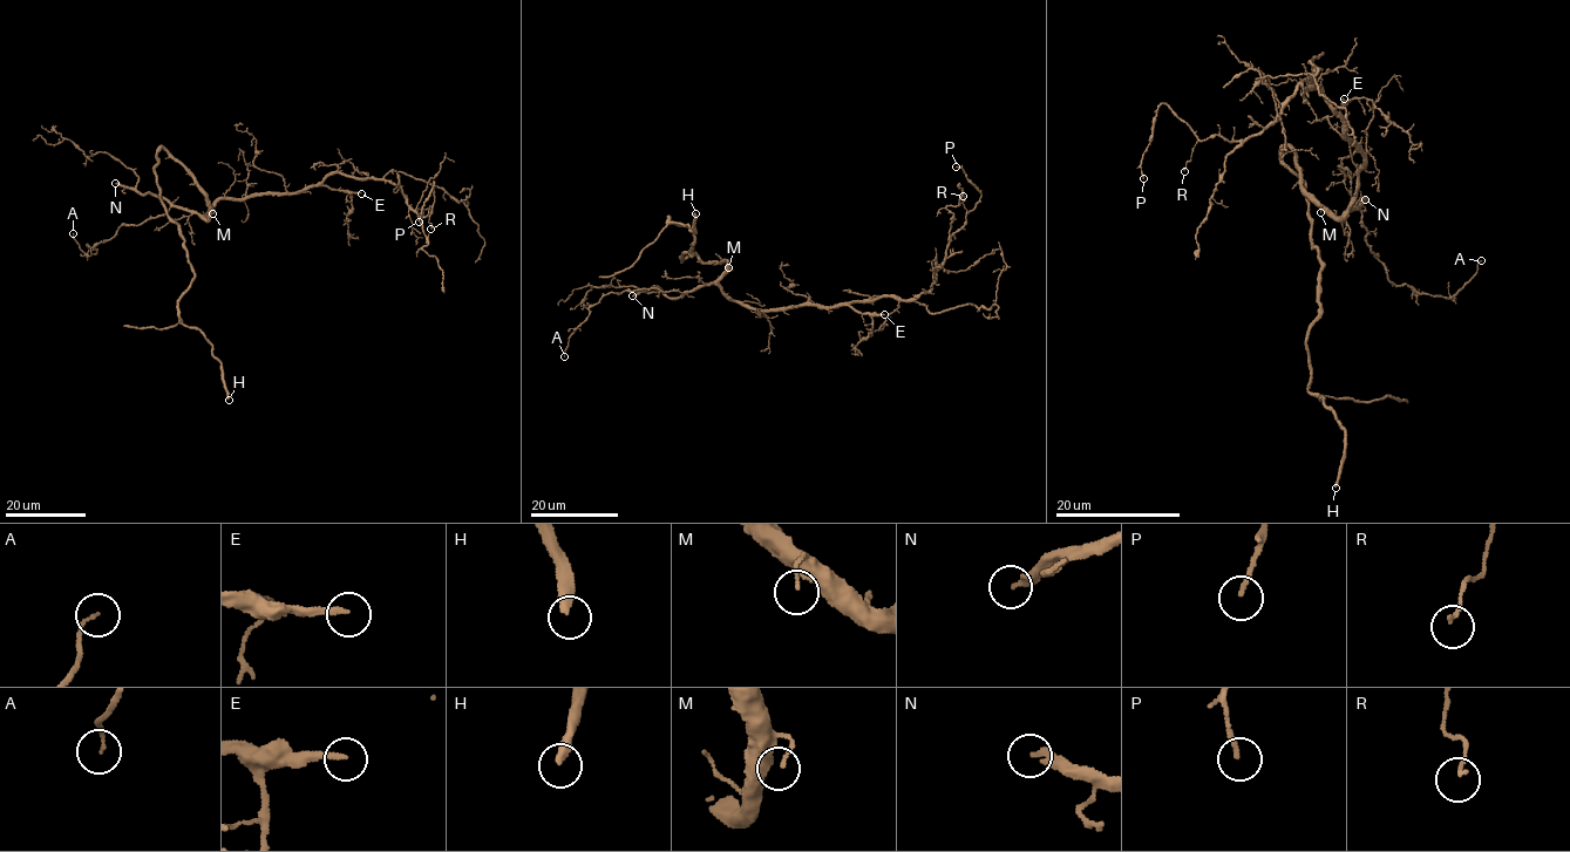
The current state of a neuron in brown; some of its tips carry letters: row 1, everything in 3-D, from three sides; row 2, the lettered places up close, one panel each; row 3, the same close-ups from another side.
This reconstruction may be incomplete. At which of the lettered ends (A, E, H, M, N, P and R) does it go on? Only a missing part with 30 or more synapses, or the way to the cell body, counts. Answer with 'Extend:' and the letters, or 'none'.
Extend: E, H, N

